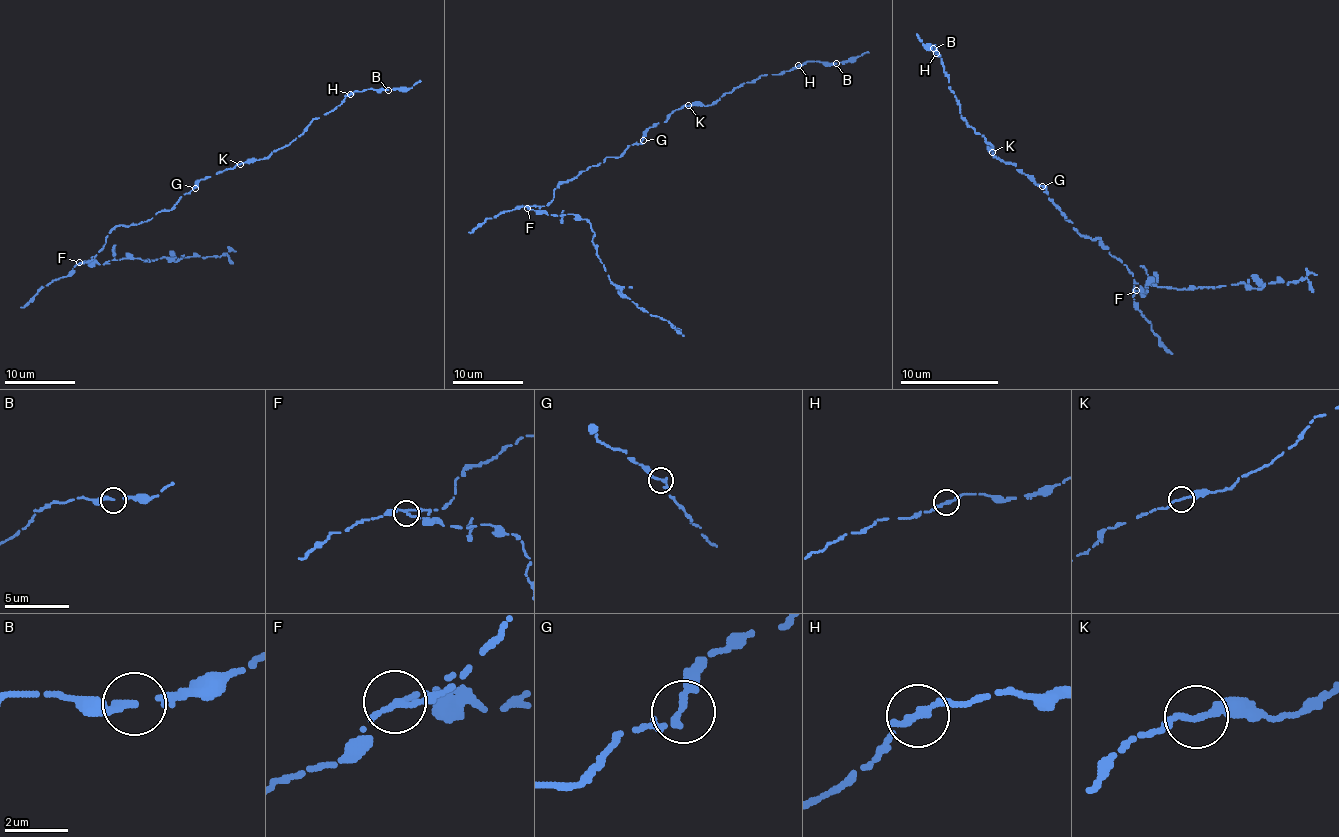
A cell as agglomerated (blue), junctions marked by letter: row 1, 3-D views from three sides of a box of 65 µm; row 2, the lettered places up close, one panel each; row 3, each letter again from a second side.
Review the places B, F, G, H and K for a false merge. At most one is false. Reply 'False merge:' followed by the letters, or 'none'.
False merge: F

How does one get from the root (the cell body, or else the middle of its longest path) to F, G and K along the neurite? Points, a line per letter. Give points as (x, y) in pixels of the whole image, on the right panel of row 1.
F: (1071, 223), (1076, 233), (1099, 238), (1108, 248), (1108, 253), (1133, 275), (1133, 292), (1136, 290)
G: (1071, 223), (1064, 218), (1049, 198), (1047, 189), (1042, 186)
K: (1071, 223), (1054, 206), (1044, 186), (1012, 164), (997, 159), (992, 152)

